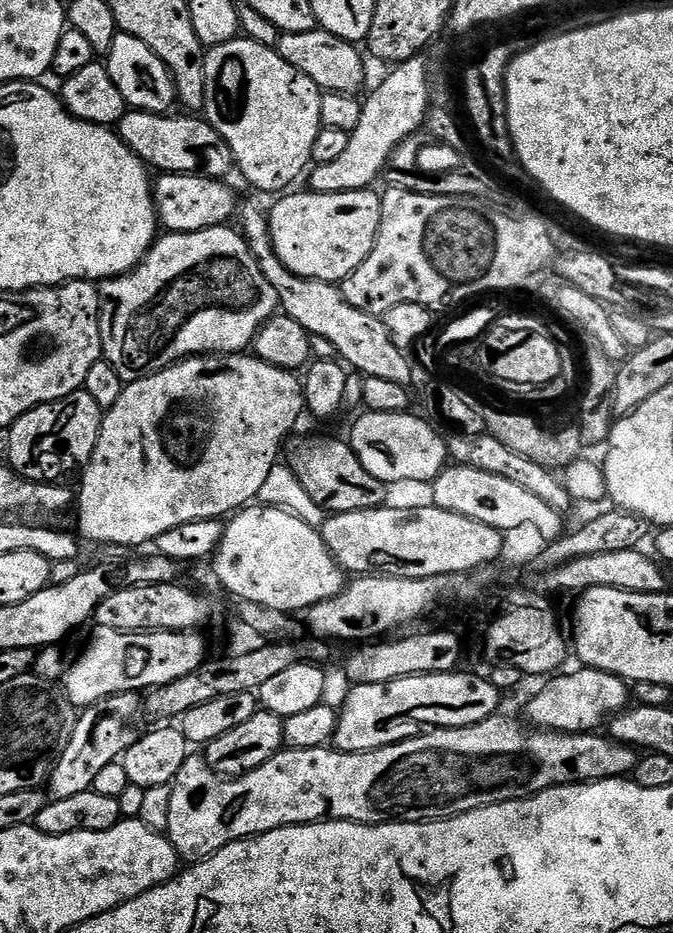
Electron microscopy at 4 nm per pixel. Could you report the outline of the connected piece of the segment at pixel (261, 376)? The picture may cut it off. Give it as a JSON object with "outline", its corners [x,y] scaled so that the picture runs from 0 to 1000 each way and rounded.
{"outline":[[[311,379],[288,382],[256,390],[235,401],[218,403],[210,407],[198,407],[186,415],[181,427],[169,431],[166,437],[155,442],[155,451],[149,458],[146,478],[134,491],[131,501],[122,507],[125,516],[116,523],[116,544],[119,540],[119,570],[126,580],[138,579],[143,583],[214,583],[230,581],[235,572],[247,572],[247,568],[259,568],[259,564],[270,564],[290,557],[319,557],[337,554],[382,535],[385,525],[404,501],[418,492],[416,479],[422,471],[434,463],[434,458],[453,445],[452,414],[440,399],[426,399],[422,394],[409,394],[389,388],[377,379]]]}

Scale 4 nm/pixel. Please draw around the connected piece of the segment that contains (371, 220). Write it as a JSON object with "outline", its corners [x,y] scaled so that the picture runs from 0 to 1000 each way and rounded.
{"outline":[[[462,204],[438,206],[418,209],[412,213],[418,214],[398,227],[401,255],[407,268],[419,285],[425,285],[425,289],[431,289],[438,296],[504,305],[516,300],[526,289],[532,289],[532,285],[544,281],[550,268],[556,268],[556,259],[565,245],[565,210],[553,204],[502,208],[478,208]]]}

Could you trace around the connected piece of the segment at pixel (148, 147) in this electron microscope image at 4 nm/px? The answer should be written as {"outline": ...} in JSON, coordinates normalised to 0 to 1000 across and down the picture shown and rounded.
{"outline":[[[192,118],[177,131],[175,145],[215,178],[226,182],[233,180],[233,185],[305,189],[314,193],[339,191],[348,184],[348,173],[330,144],[324,144],[324,139],[318,139],[318,135],[296,123],[256,123]]]}

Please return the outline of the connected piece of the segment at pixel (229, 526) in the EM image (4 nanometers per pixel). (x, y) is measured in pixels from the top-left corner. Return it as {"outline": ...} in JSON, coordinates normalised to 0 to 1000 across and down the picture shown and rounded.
{"outline":[[[368,542],[352,548],[333,563],[333,576],[321,591],[318,603],[328,628],[342,638],[352,639],[352,644],[377,645],[391,652],[429,658],[444,658],[462,647],[496,641],[514,625],[514,614],[483,585],[480,573],[449,555],[419,544]]]}

